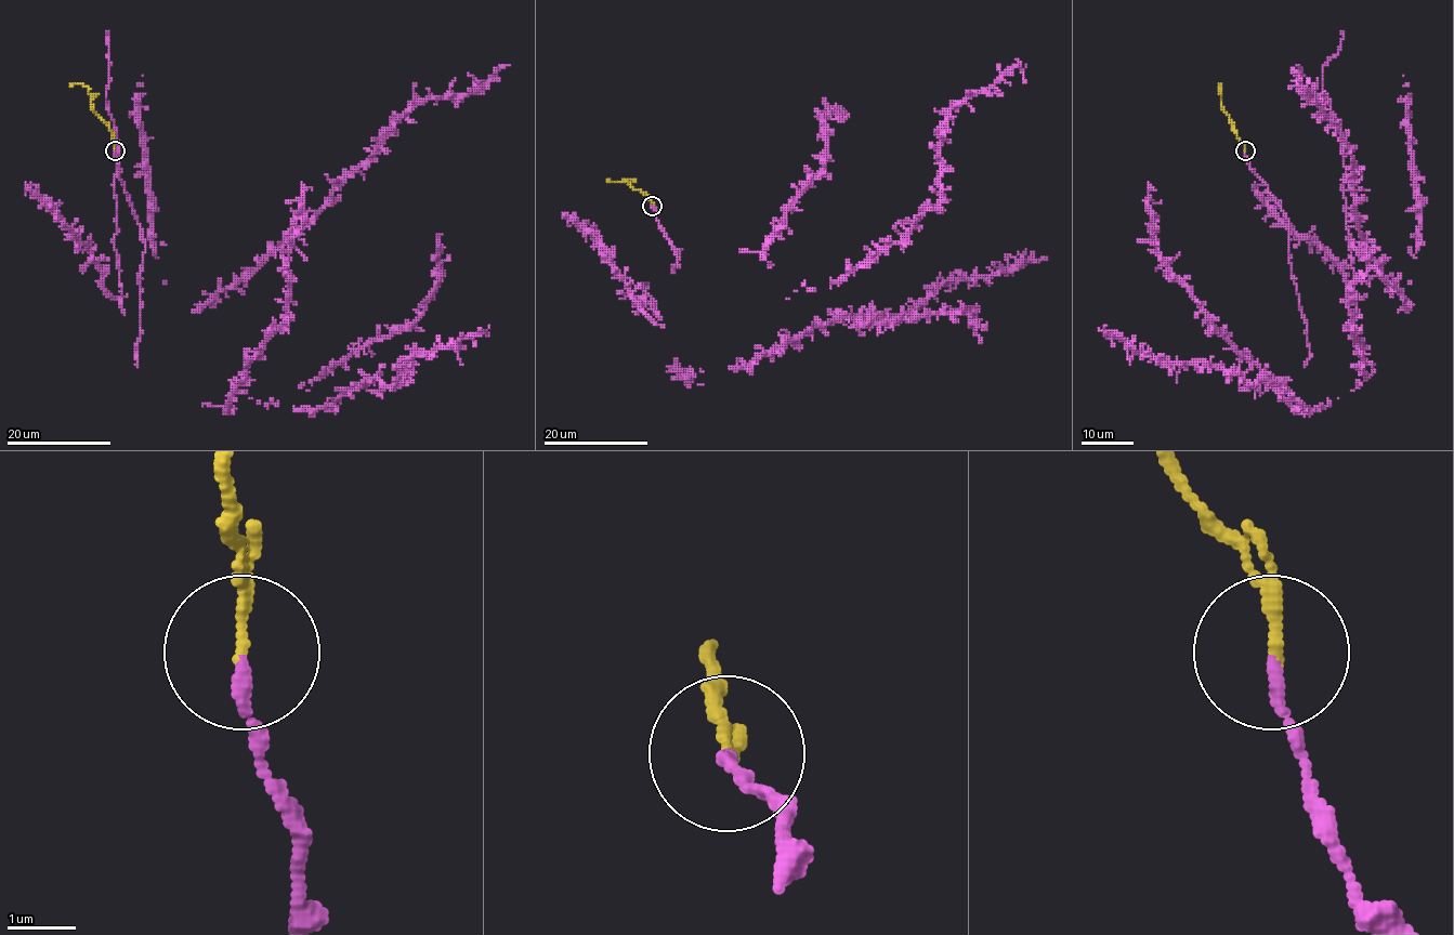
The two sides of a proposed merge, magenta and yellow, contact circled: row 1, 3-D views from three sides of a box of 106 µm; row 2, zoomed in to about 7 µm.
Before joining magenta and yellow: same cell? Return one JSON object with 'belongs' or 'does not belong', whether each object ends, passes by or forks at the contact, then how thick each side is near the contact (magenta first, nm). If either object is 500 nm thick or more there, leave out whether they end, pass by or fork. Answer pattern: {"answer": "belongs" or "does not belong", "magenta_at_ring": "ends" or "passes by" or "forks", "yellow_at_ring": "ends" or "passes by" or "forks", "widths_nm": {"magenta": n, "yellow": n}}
{"answer": "does not belong", "magenta_at_ring": "ends", "yellow_at_ring": "ends", "widths_nm": {"magenta": 170, "yellow": 180}}

